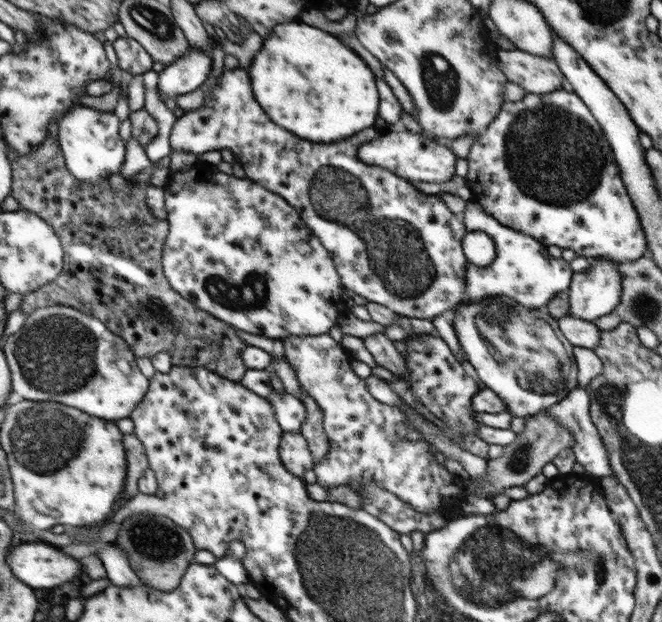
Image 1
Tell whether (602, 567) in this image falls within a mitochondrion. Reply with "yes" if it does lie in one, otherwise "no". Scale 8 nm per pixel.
yes

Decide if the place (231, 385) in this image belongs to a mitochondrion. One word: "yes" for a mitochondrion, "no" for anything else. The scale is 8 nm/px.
no

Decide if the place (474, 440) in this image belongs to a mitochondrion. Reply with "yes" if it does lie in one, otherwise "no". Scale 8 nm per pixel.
no

